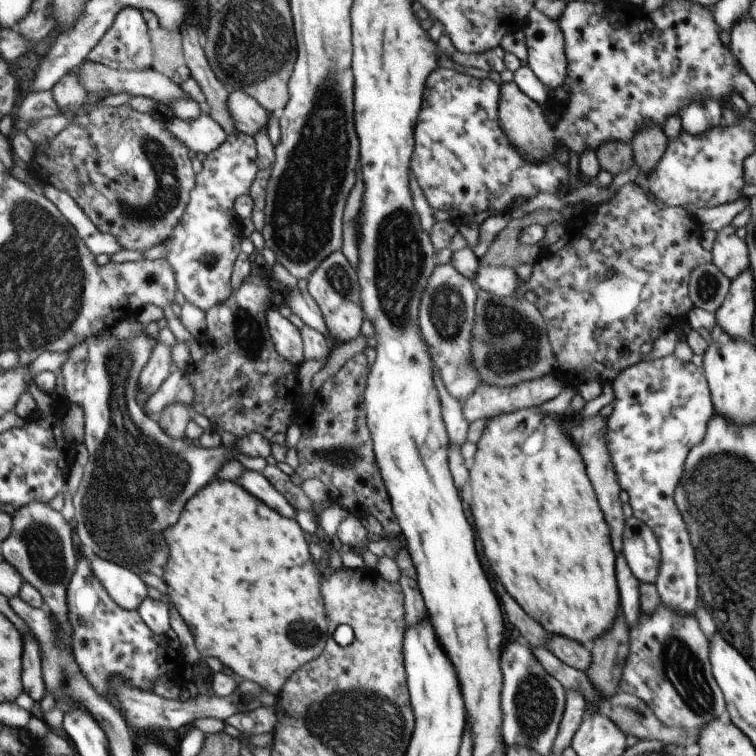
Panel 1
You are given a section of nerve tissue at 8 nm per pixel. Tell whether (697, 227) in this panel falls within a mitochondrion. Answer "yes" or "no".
no

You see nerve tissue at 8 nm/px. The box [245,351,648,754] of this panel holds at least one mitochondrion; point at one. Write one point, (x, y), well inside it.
(535, 705)

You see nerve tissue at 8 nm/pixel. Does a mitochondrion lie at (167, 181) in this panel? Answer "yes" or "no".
yes

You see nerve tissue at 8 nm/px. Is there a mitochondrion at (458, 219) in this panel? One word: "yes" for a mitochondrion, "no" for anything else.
no

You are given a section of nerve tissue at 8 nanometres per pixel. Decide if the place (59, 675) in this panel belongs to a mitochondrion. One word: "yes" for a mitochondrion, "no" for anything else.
yes

